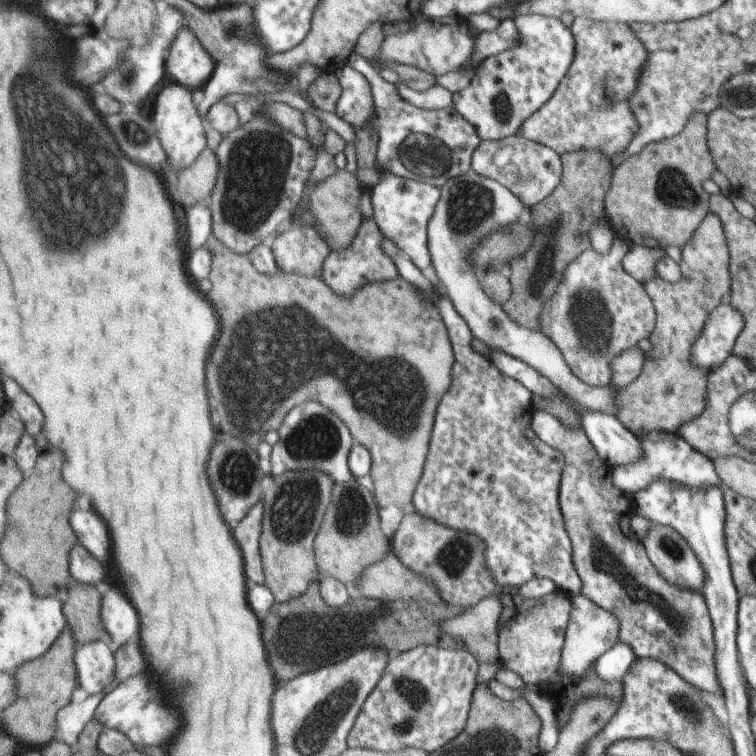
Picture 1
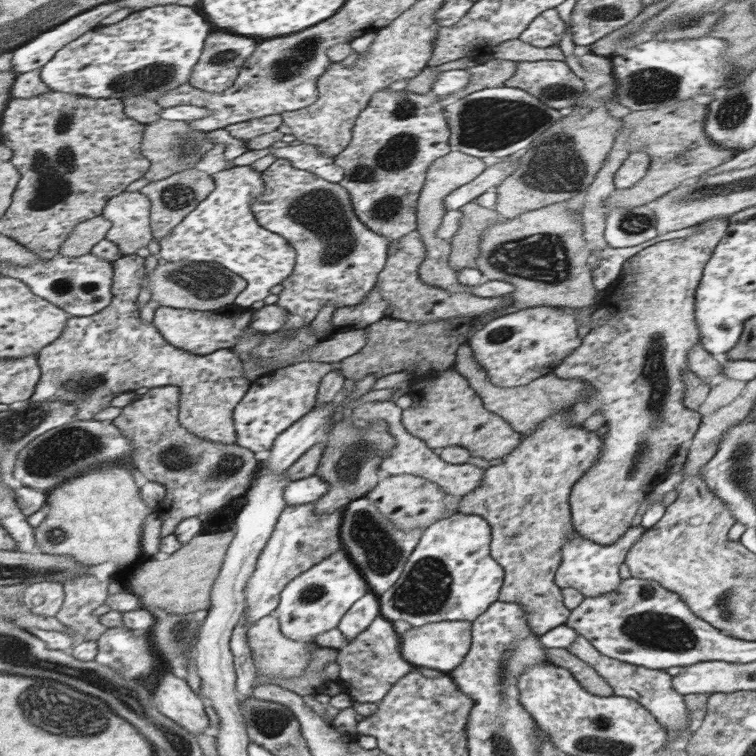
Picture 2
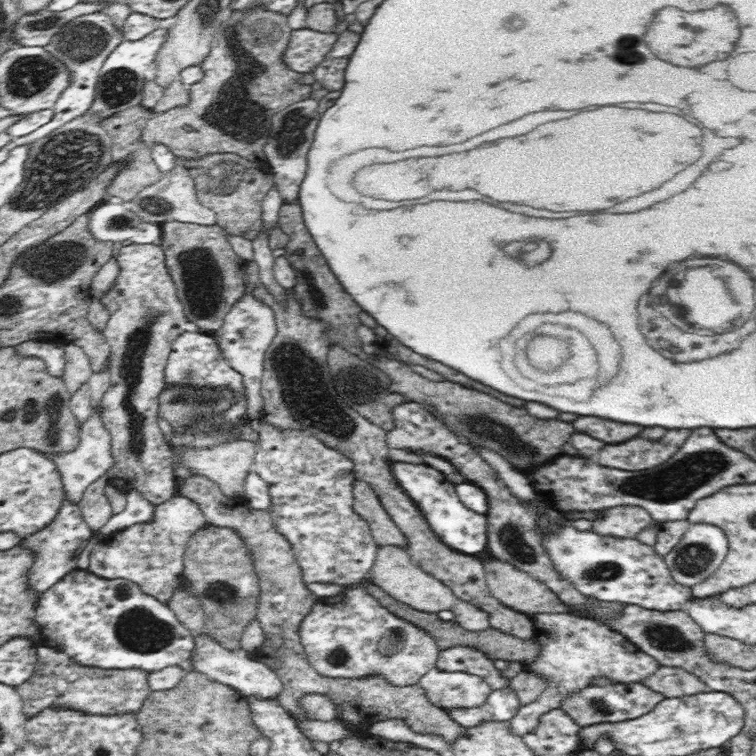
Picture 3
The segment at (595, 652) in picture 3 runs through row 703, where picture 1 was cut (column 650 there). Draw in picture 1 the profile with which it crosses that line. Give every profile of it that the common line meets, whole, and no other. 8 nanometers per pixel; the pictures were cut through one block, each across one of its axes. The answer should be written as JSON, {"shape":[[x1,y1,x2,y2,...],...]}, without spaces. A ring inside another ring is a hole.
{"shape":[[653,524,641,544,645,546,651,564,655,566,659,576,663,576,663,580,669,586,675,586,681,592,695,592,695,594,701,594,701,596,705,594,707,572,703,568,703,562,699,560,699,554,695,554,695,550,687,542,687,538,683,538,675,528]]}

